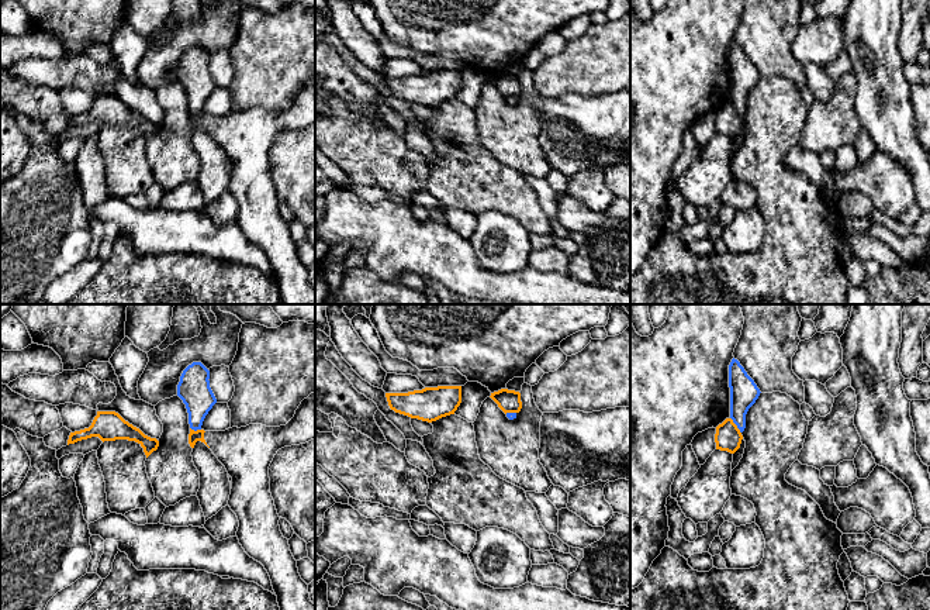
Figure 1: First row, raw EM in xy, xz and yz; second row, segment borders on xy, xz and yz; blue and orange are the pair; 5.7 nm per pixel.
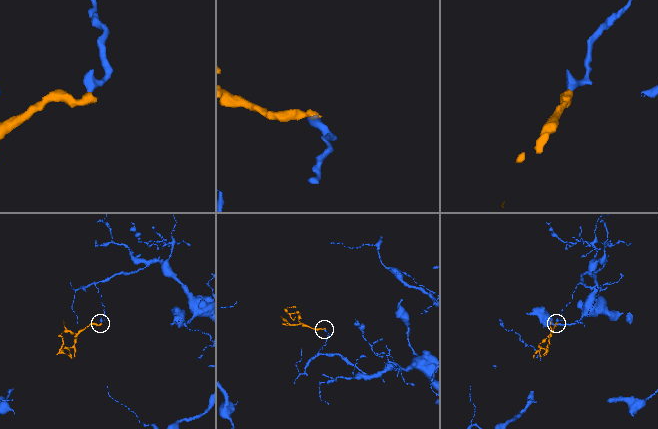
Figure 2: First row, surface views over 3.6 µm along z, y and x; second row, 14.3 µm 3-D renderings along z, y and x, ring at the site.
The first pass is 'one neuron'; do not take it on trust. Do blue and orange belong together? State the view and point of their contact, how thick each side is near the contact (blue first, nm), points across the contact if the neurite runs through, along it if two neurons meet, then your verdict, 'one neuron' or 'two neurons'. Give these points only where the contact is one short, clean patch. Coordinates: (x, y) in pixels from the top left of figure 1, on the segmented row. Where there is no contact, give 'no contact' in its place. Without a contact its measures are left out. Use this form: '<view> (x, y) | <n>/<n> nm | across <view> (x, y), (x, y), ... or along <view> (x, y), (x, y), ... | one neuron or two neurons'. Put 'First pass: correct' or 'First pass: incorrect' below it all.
yz (736, 424) | 160/150 nm | along yz (730, 417), (740, 433) | two neurons
First pass: incorrect

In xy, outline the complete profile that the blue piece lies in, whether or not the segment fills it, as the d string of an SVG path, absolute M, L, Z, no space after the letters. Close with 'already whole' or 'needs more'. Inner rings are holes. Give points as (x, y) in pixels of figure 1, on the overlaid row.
M201 362L189 365L177 385L177 396L186 404L190 428L201 430L203 421L217 399L210 387L210 371Z | already whole

